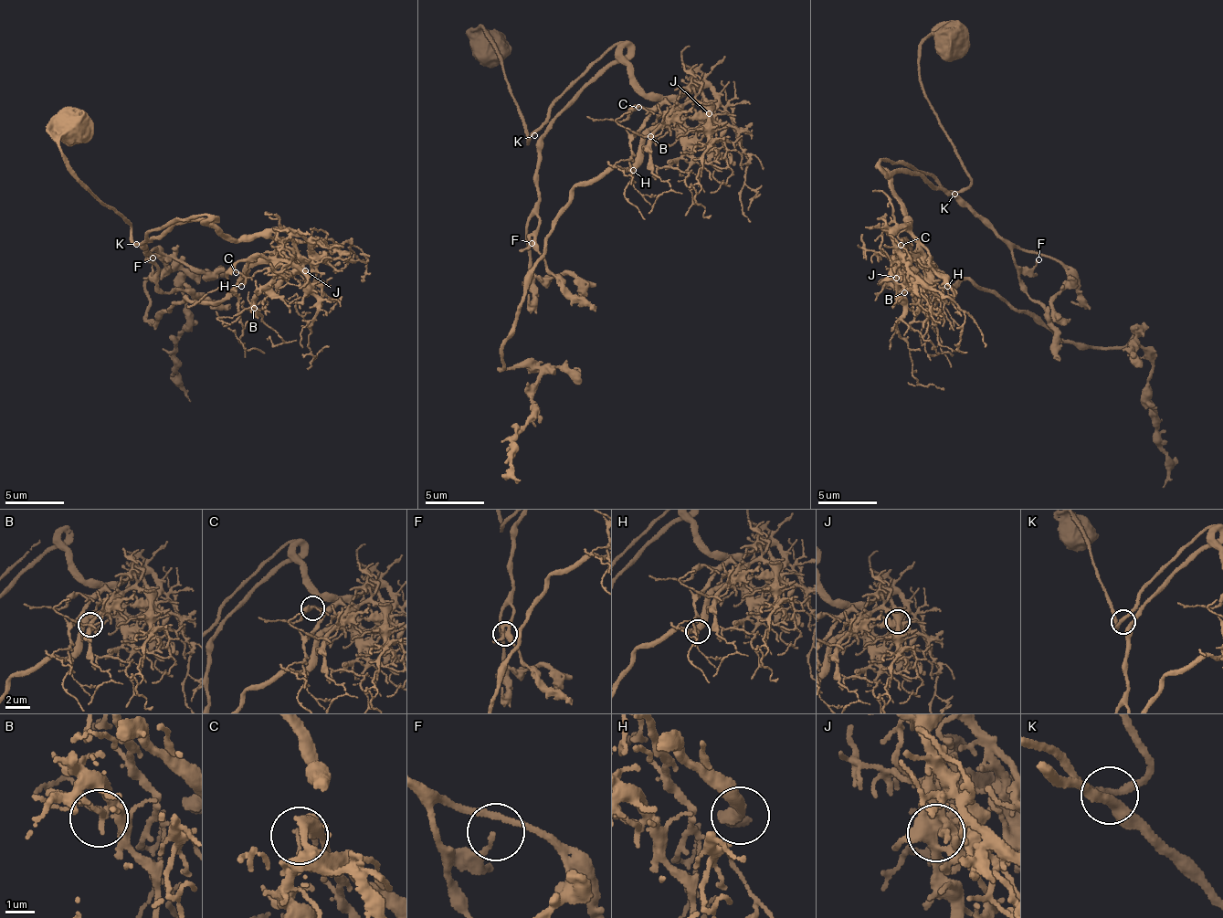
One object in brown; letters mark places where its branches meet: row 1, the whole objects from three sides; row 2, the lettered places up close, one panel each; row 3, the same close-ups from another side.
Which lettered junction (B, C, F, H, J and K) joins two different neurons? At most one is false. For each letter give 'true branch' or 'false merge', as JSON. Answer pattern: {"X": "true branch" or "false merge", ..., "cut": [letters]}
{"B": "true branch", "C": "true branch", "F": "true branch", "H": "true branch", "J": "false merge", "K": "true branch", "cut": ["J"]}

